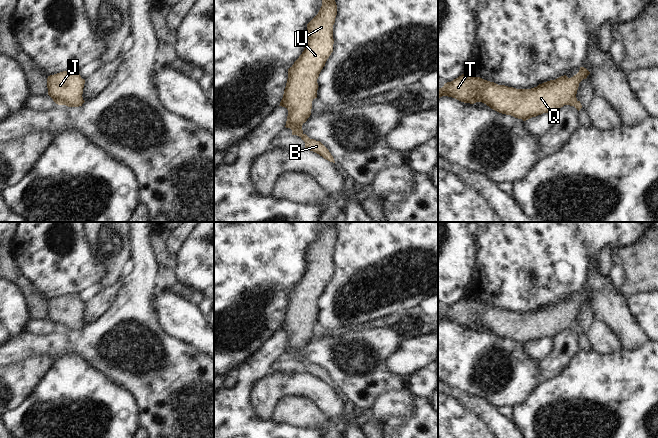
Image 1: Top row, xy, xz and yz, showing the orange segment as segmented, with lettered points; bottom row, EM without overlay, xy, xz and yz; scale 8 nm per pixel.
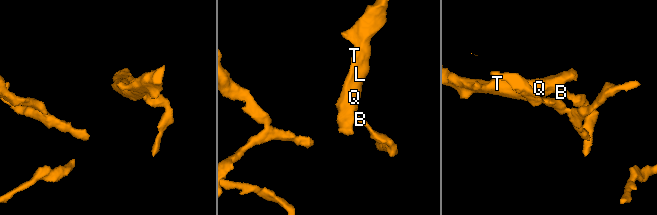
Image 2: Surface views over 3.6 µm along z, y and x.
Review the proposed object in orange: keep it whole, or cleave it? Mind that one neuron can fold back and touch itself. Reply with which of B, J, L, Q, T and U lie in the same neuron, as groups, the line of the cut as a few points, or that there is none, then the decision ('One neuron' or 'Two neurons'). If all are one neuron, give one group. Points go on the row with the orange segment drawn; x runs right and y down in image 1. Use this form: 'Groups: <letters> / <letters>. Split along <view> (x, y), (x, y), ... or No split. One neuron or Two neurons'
Groups: B J L Q T U. No split. One neuron.

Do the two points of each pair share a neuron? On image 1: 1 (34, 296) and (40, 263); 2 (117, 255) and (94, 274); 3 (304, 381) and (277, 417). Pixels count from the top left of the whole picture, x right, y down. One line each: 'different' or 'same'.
1: different
2: different
3: different

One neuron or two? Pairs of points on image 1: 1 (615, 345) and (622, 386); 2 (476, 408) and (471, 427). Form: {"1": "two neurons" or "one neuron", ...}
{"1": "two neurons", "2": "two neurons"}

